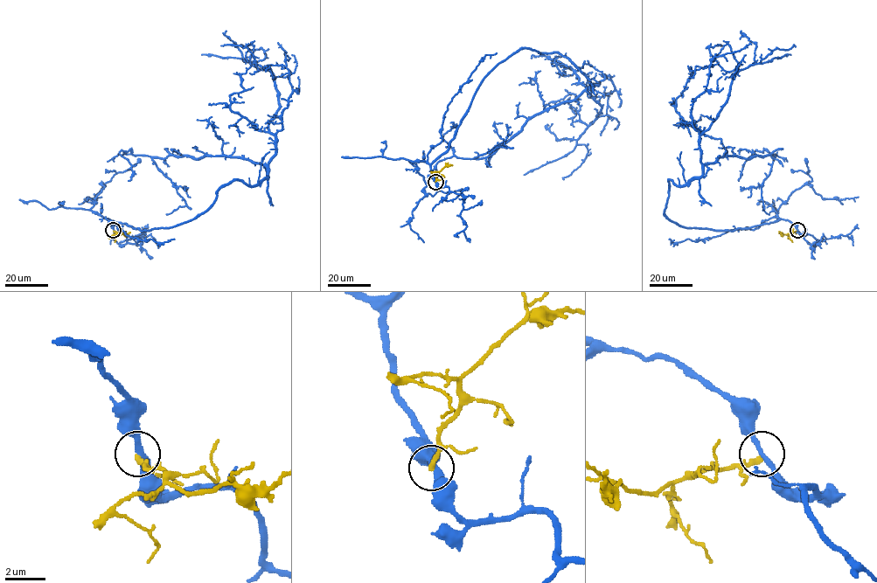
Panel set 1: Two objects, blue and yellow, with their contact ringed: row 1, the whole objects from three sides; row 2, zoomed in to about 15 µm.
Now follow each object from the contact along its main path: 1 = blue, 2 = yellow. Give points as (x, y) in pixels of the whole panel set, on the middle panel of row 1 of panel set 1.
1: (435, 182), (431, 164), (480, 83), (513, 54), (560, 53), (590, 81), (474, 158), (508, 147), (488, 152)
2: (435, 182), (441, 170), (446, 165), (452, 165)

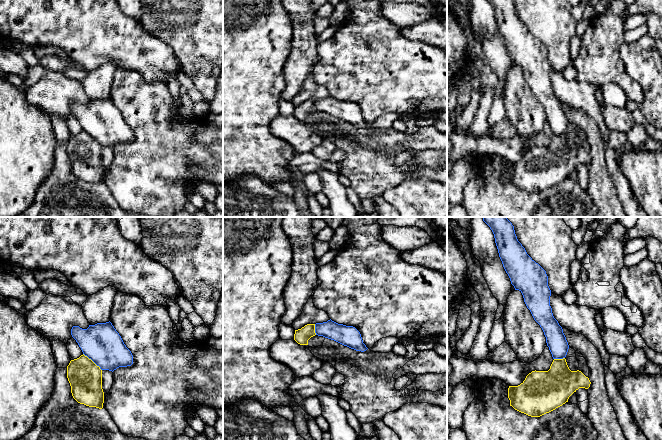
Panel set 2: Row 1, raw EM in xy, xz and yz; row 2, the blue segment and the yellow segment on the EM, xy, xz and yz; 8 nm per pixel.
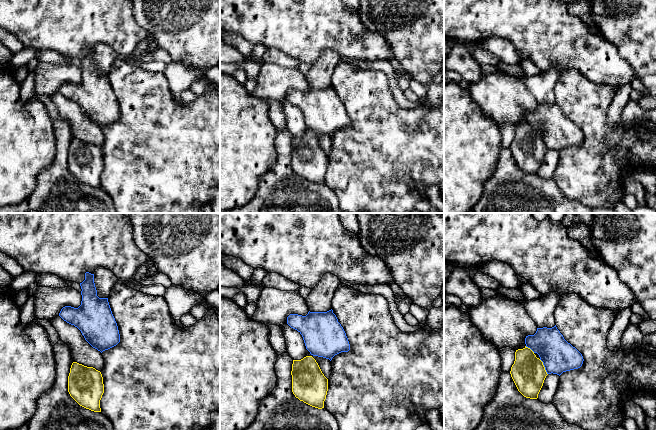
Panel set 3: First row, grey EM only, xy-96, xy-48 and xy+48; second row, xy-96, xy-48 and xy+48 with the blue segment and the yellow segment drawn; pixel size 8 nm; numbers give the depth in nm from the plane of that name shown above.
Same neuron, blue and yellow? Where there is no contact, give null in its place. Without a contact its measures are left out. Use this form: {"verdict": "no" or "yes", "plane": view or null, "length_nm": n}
{"verdict": "no", "plane": "xy", "length_nm": 200}

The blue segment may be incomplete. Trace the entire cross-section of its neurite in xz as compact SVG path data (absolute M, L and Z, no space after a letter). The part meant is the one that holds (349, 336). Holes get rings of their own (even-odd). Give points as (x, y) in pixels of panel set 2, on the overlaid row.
M331 319L327 322L316 323L315 333L356 351L364 352L368 349L363 343L360 332L355 327L338 324Z

